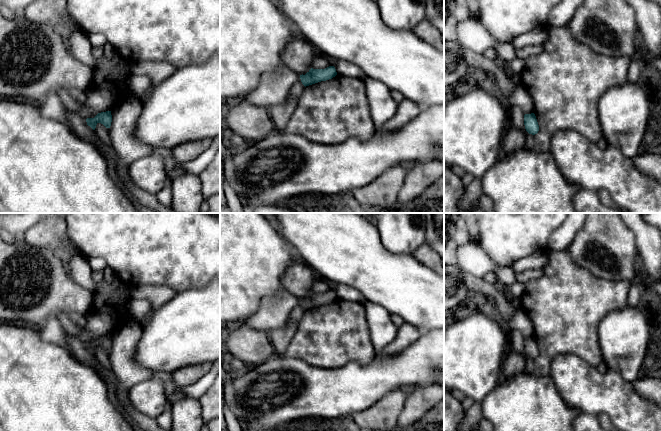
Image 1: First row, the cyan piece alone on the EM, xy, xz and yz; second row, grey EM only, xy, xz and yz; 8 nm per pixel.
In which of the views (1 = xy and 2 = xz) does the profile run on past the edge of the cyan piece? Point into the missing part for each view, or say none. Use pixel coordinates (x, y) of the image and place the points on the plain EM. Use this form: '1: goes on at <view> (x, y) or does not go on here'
1: does not go on here
2: does not go on here

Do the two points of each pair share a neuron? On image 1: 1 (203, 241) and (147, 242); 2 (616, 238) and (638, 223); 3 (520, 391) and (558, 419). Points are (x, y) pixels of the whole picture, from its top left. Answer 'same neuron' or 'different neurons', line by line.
1: same neuron
2: different neurons
3: same neuron

